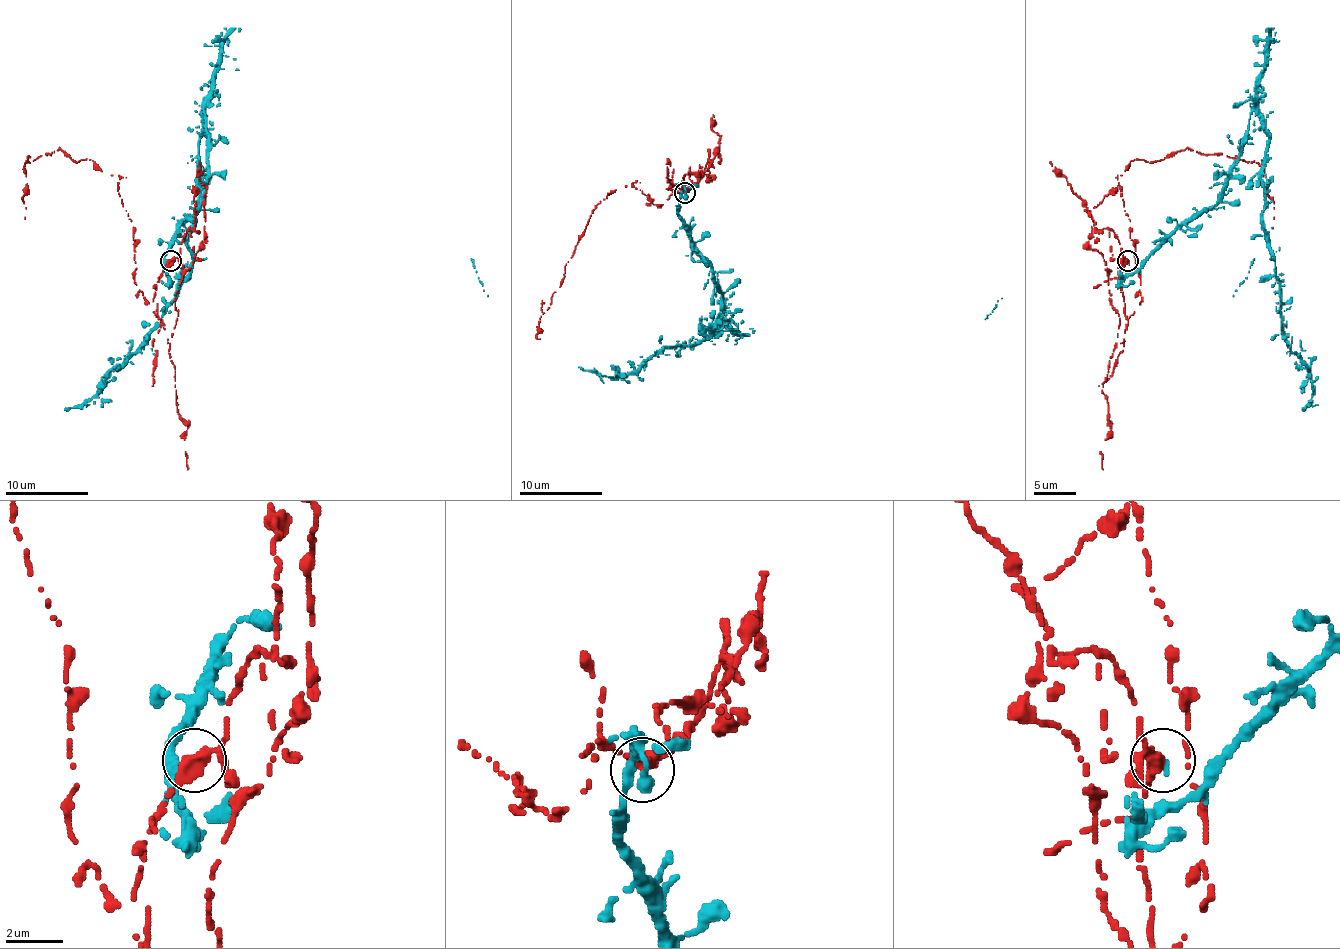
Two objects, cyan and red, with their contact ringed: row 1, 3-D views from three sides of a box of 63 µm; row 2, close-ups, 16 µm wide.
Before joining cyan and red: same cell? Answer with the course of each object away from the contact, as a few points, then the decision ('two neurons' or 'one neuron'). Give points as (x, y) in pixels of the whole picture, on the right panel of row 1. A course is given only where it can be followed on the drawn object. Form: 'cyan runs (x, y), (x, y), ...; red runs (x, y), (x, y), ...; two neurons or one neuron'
cyan runs (1129, 261), (1133, 274), (1217, 203), (1254, 113), (1269, 138), (1263, 223), (1282, 338), (1313, 388), (1302, 409); red runs (1127, 261), (1119, 282), (1131, 315), (1142, 299), (1117, 176), (1136, 159), (1188, 148), (1254, 161), (1273, 219); two neurons

